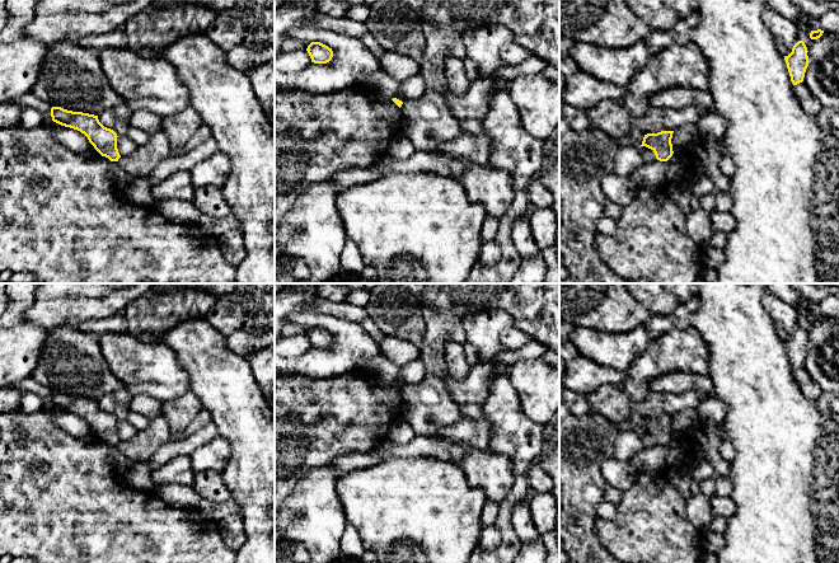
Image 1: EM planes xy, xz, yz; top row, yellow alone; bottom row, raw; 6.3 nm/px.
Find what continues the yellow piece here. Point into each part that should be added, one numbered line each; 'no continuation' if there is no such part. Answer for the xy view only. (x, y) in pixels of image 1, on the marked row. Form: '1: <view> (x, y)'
no continuation

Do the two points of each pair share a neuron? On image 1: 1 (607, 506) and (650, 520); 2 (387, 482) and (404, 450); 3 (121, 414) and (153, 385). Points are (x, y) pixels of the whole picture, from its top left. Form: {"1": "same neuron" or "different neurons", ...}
{"1": "different neurons", "2": "different neurons", "3": "different neurons"}

